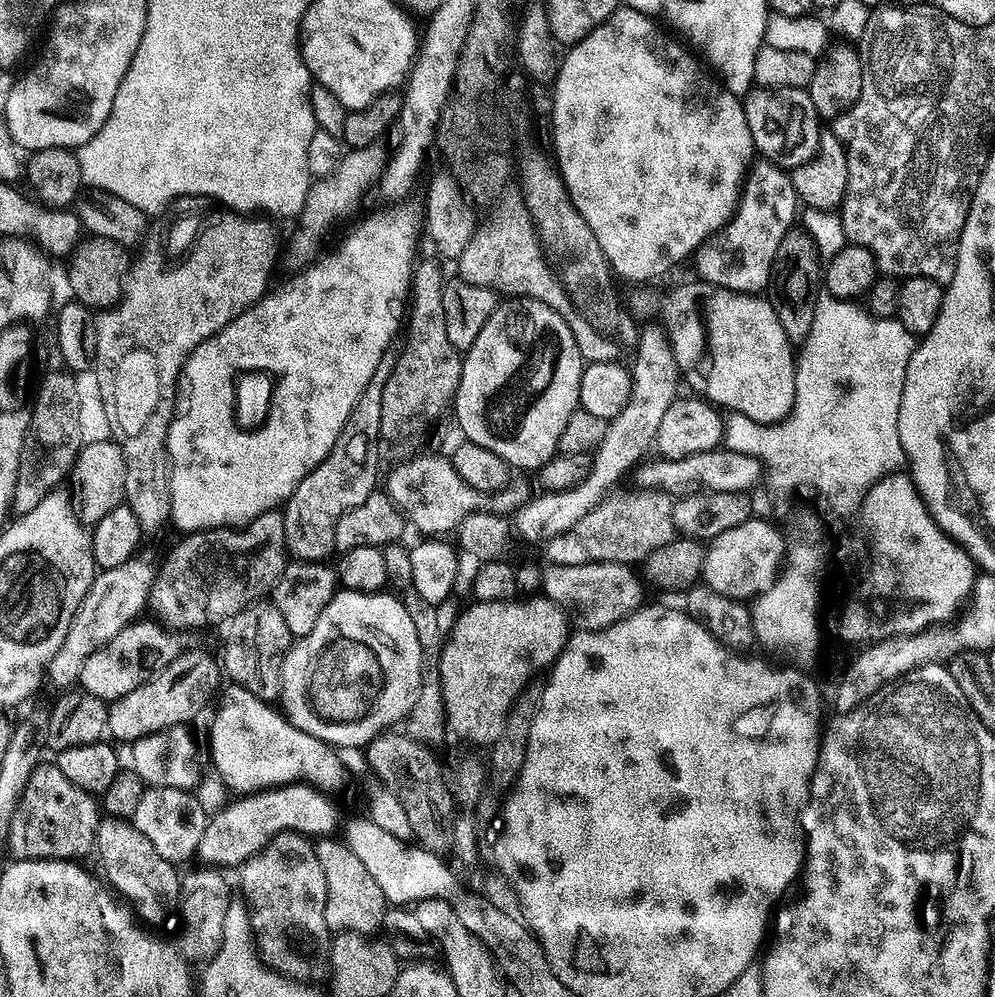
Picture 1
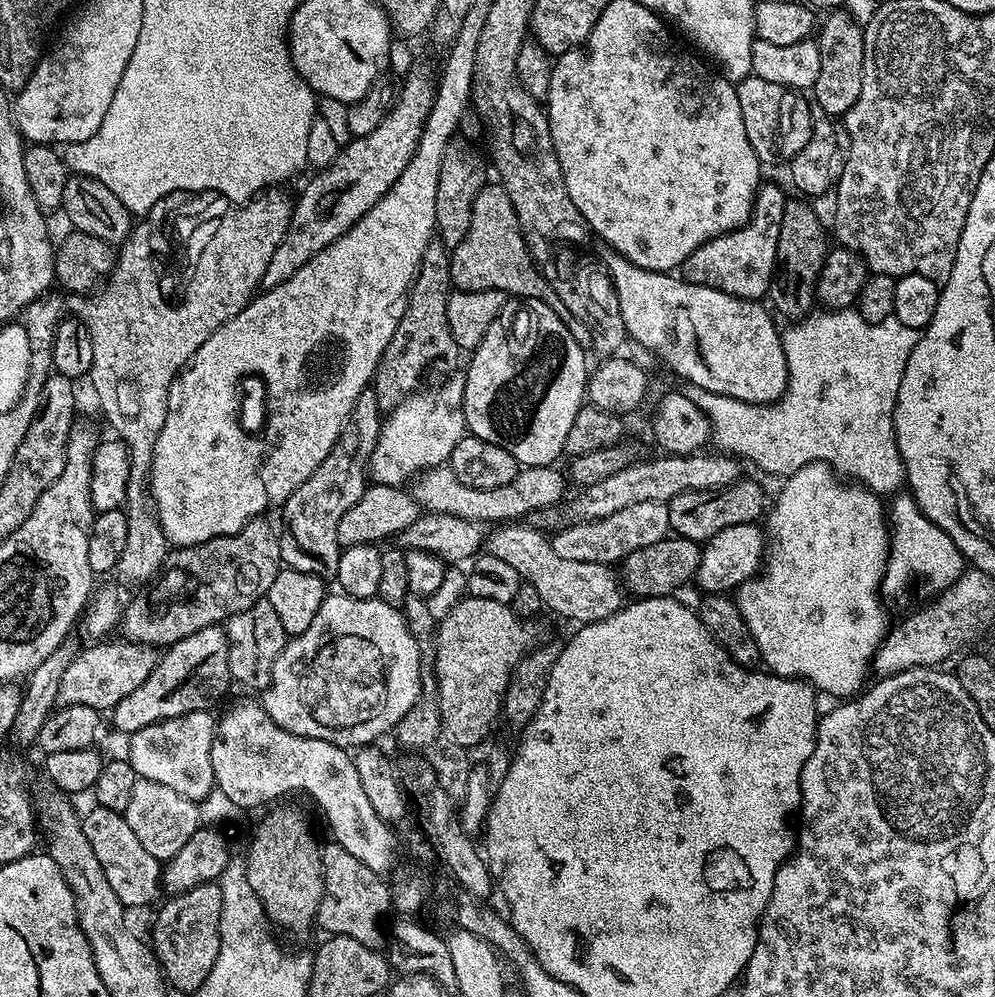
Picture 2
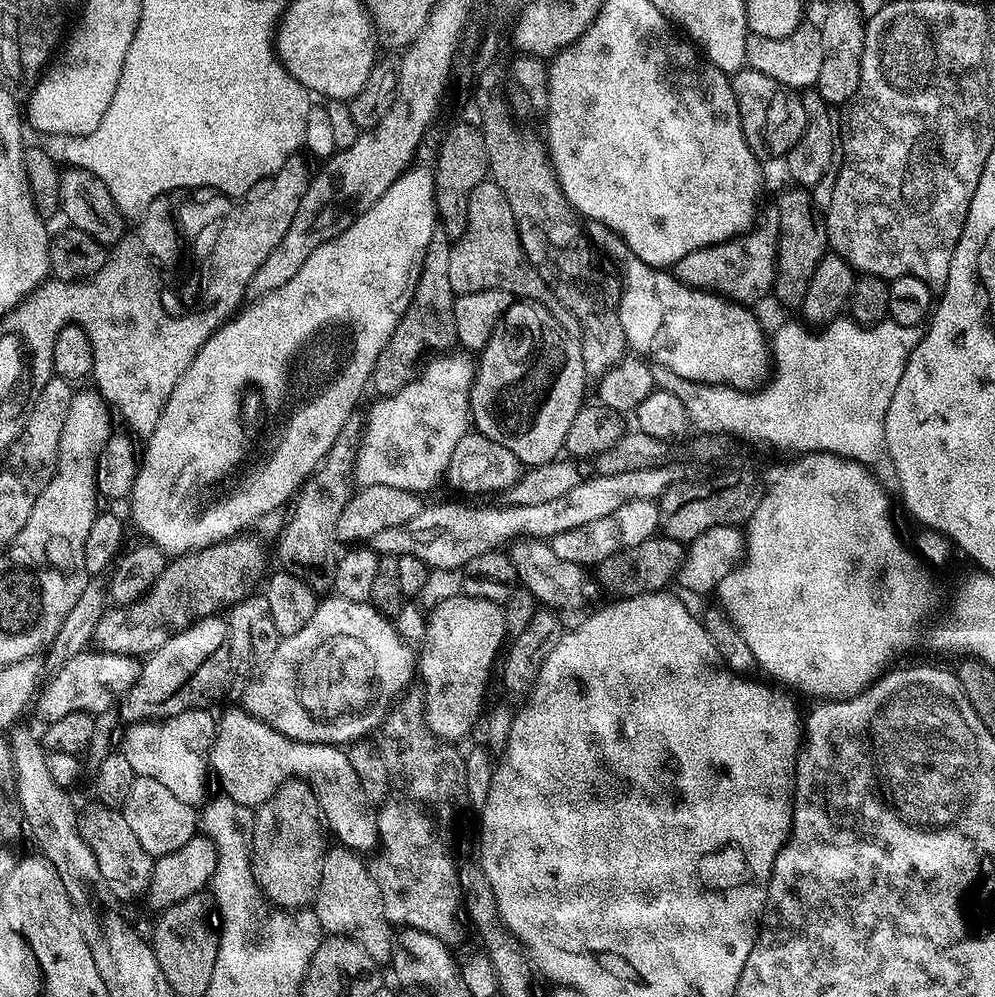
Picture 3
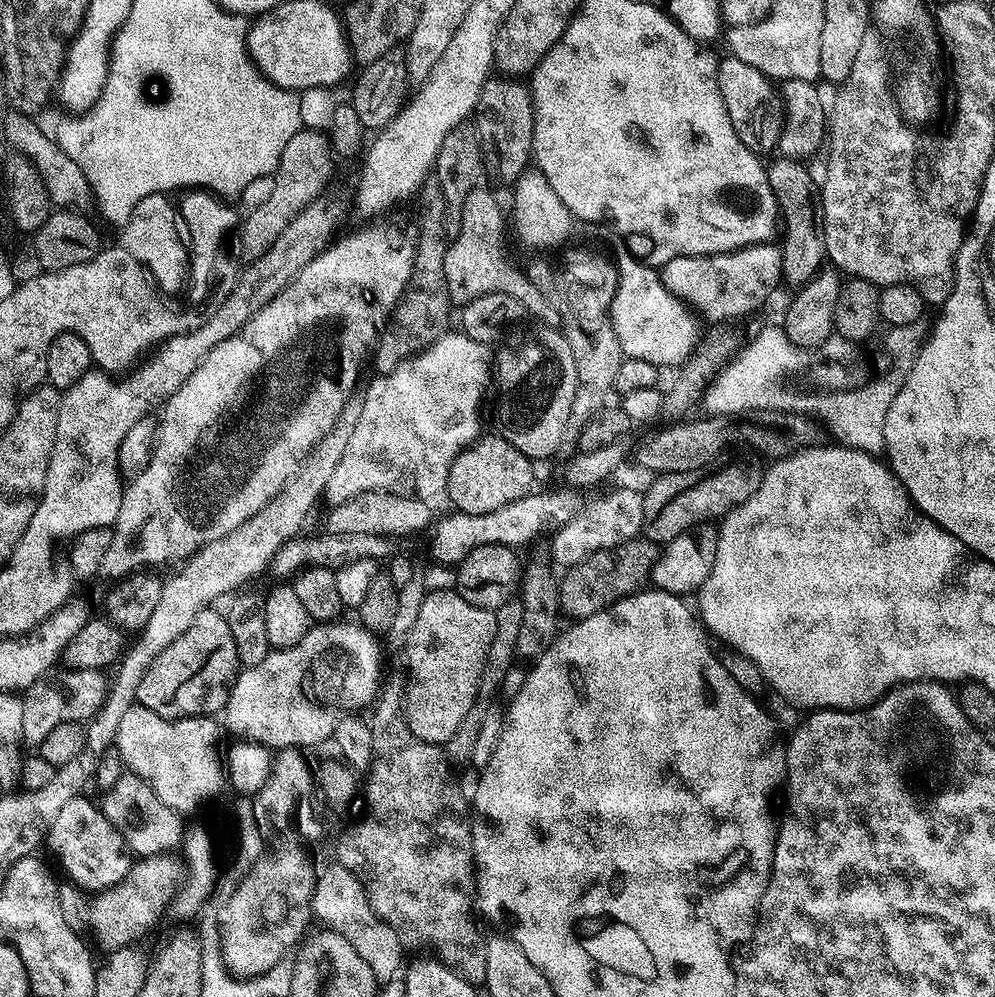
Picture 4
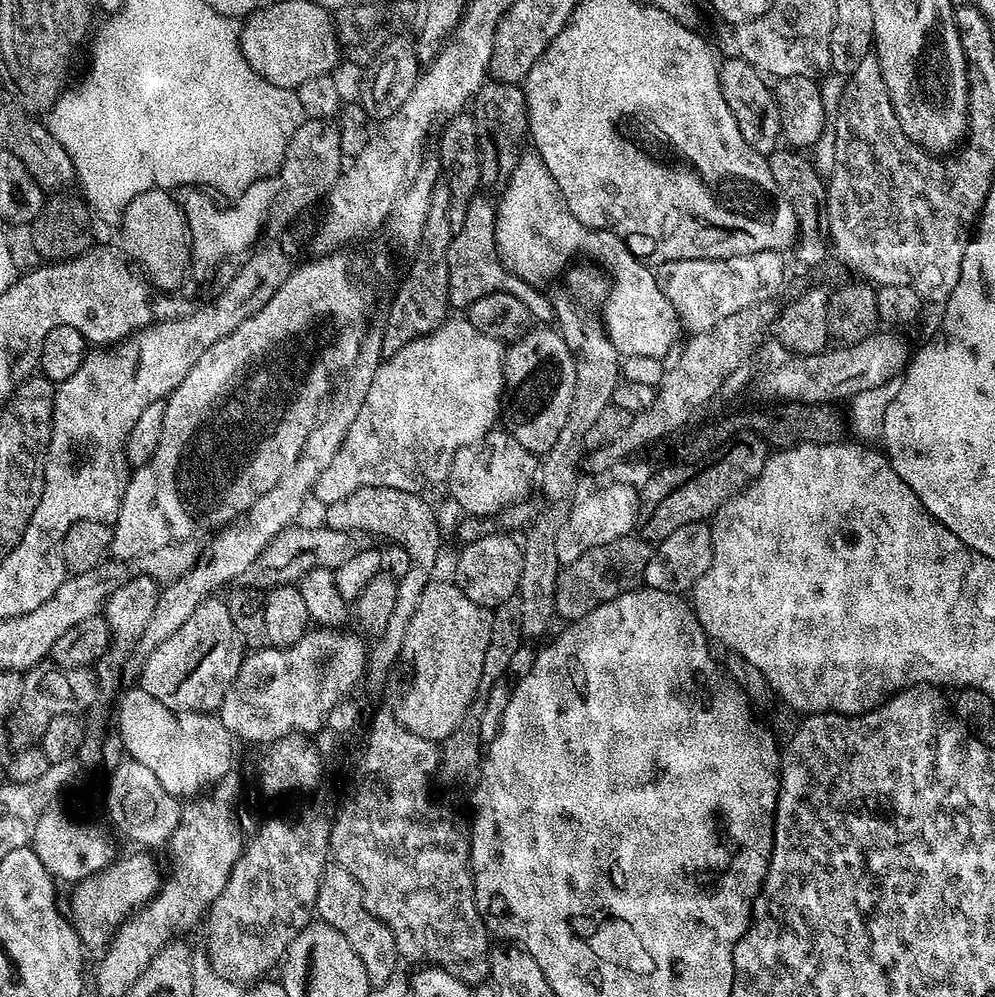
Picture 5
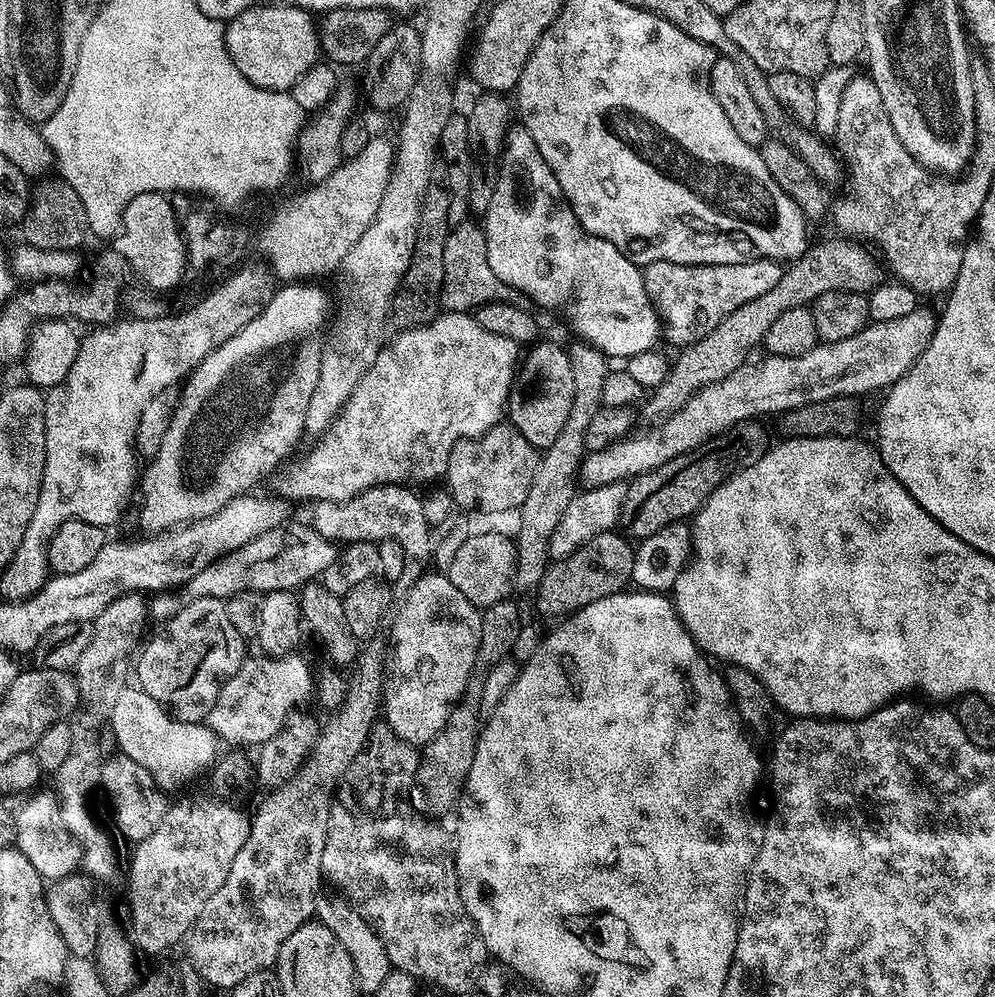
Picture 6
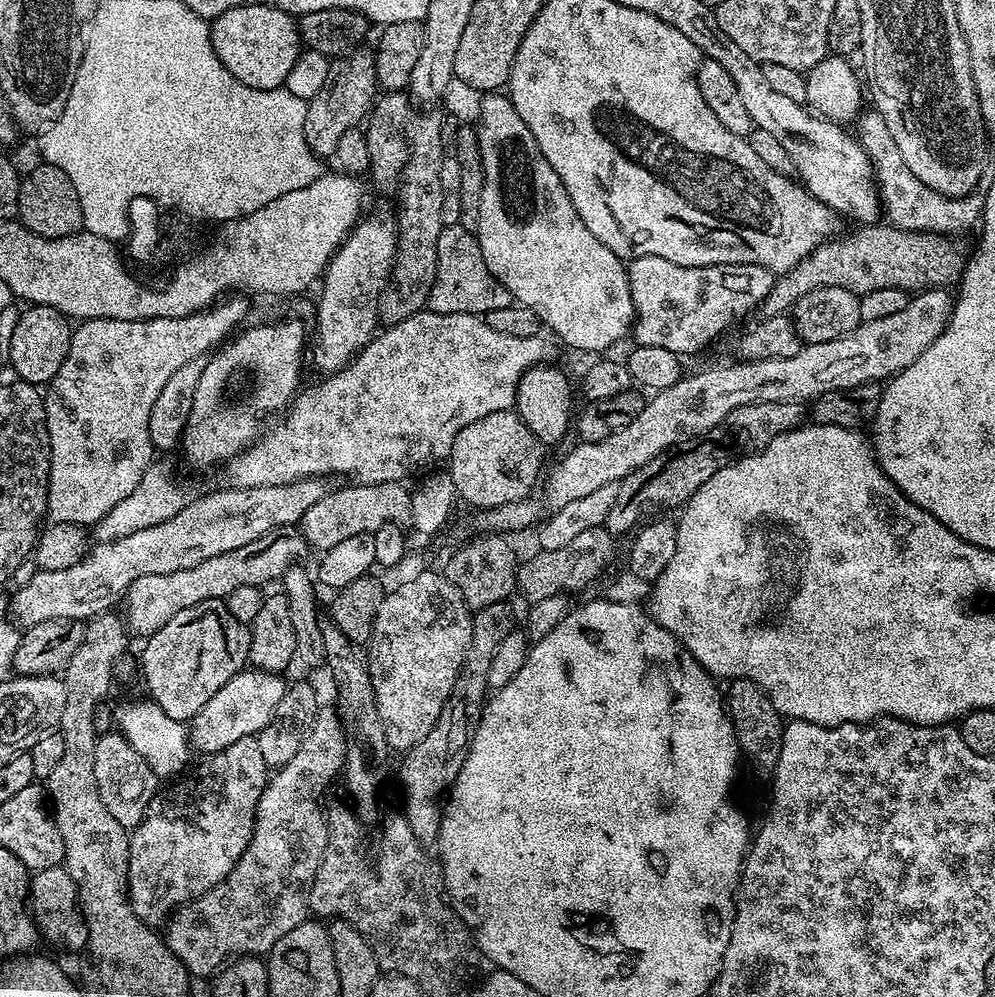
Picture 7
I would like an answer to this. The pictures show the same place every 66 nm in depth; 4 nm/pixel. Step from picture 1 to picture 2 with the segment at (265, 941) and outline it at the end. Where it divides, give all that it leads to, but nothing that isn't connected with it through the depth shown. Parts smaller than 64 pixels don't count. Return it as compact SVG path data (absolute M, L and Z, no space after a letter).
M273 807L265 811L252 845L248 848L246 863L250 886L264 904L264 910L277 925L300 928L312 924L324 893L324 871L322 870L321 841L316 841L310 825L300 812L292 808Z

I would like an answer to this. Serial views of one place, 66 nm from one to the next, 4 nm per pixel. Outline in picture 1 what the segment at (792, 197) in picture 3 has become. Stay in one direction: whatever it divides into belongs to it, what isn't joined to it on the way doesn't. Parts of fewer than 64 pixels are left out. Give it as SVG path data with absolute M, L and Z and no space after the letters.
M794 226L788 231L786 238L782 238L781 244L778 245L778 254L774 254L770 281L770 299L774 306L774 314L778 314L778 322L782 322L782 330L786 330L789 340L800 342L808 335L810 322L814 322L814 306L820 295L822 295L821 254L810 234L805 232L803 227Z

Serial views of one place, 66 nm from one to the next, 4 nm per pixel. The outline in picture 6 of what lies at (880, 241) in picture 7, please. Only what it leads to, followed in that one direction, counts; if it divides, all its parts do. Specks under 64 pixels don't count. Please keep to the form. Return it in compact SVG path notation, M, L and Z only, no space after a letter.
M852 238L839 239L824 240L821 244L813 243L803 256L791 261L784 268L782 278L778 278L776 285L766 290L766 294L758 294L758 298L746 302L746 306L738 306L738 310L734 310L734 314L714 326L710 334L687 345L681 351L684 353L677 360L671 361L666 382L651 389L642 408L656 416L652 418L663 418L682 408L702 386L734 374L734 370L749 363L753 355L751 352L763 345L770 326L774 326L774 322L778 322L778 318L782 318L786 310L811 305L813 300L827 292L871 292L882 280L879 262L864 249L866 247L863 243Z

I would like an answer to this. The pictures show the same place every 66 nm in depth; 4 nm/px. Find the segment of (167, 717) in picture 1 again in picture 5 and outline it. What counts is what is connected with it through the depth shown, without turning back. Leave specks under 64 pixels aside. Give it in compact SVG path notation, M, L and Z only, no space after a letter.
M205 598L178 630L152 651L140 672L139 687L175 714L215 713L246 655L244 639L230 622L227 603L212 599Z

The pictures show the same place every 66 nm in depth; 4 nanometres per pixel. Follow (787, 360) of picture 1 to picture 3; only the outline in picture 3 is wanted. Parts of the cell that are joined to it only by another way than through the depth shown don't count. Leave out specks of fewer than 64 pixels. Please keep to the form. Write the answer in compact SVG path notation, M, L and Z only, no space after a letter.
M629 255L627 259L624 272L622 271L620 317L622 330L628 339L628 348L635 355L652 364L660 364L666 370L674 370L674 374L682 378L697 380L703 384L729 384L732 388L754 390L765 383L770 372L770 344L751 307L725 300L715 292L692 288L676 279L671 271L651 268L636 256Z

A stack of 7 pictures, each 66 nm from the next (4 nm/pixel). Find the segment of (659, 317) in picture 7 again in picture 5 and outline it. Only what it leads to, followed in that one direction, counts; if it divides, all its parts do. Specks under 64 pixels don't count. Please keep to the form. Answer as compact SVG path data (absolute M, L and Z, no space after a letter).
M759 252L738 258L722 258L721 260L667 260L664 264L655 265L656 282L658 290L666 296L666 302L672 304L676 311L679 327L688 331L688 334L705 332L722 318L743 310L754 302L763 300L776 300L779 297L780 287L784 284L784 259L778 252Z

